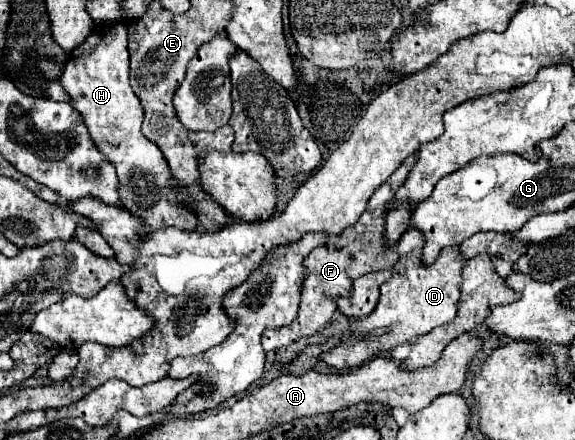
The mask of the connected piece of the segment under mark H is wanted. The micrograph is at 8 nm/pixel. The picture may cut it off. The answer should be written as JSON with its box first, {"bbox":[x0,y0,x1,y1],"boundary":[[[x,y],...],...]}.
{"bbox":[59,23,197,231],"boundary":[[[115,23],[91,33],[91,37],[87,37],[79,49],[73,49],[59,81],[71,95],[71,105],[83,115],[97,149],[111,163],[115,163],[119,193],[125,209],[141,217],[149,229],[177,227],[193,231],[197,227],[197,219],[193,211],[175,201],[175,195],[169,189],[171,171],[161,149],[141,133],[143,107],[129,85],[127,29],[123,23]]]}

